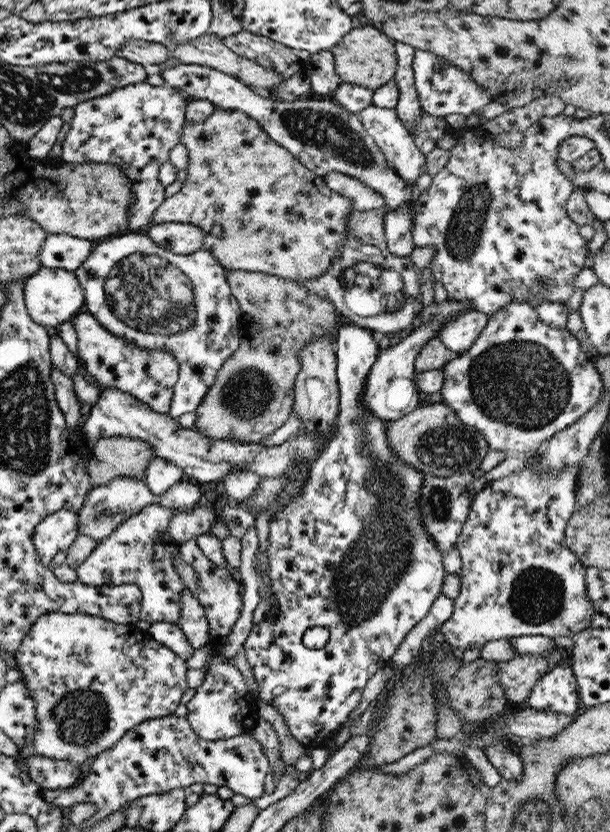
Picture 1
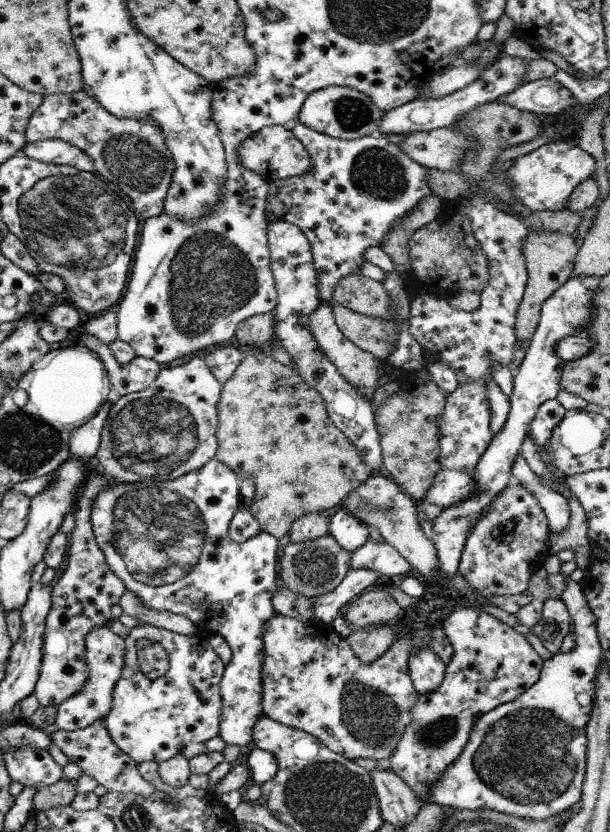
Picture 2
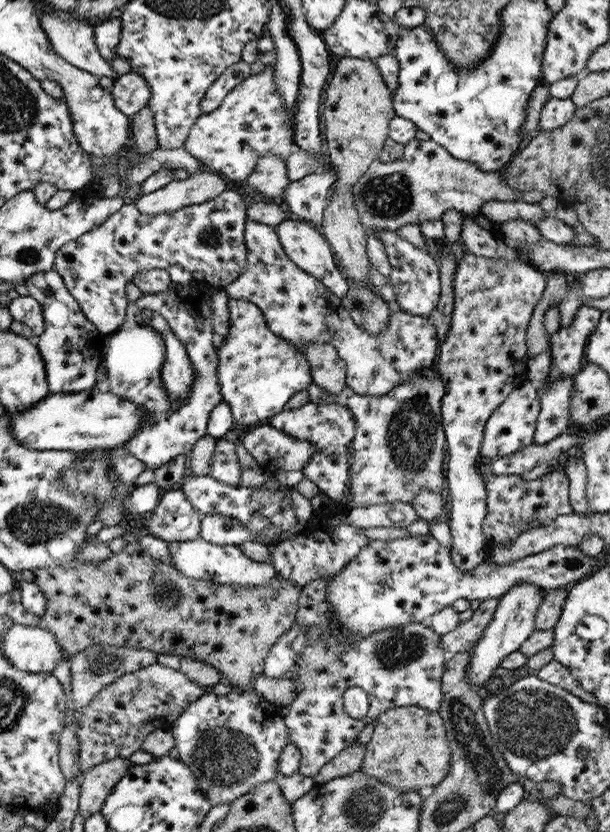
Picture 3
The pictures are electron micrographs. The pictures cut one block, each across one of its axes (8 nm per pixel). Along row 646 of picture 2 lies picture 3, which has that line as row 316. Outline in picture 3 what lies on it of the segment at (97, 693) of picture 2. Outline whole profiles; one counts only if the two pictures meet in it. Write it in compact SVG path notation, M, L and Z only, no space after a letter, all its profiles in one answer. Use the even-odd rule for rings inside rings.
M234 188L226 189L212 200L180 207L174 212L156 216L141 213L133 202L129 202L90 232L85 232L76 240L61 246L57 250L53 268L62 275L66 289L78 301L84 316L98 329L98 332L108 335L124 324L129 305L127 284L139 272L155 268L167 270L171 264L179 264L192 274L196 282L212 289L225 288L227 284L234 282L247 265L244 238L246 221L246 204Z

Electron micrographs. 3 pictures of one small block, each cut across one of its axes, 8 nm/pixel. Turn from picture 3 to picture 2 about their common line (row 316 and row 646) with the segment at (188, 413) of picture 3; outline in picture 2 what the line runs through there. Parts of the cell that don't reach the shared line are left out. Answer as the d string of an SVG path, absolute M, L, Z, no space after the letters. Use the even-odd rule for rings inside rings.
M142 623L132 628L124 640L126 645L124 666L121 678L116 681L113 688L112 706L105 718L106 728L116 746L136 764L146 761L160 764L180 754L188 743L203 743L218 735L222 706L220 683L225 664L208 642L208 634L201 630L192 635L178 634L150 623ZM142 638L159 642L166 649L170 663L166 675L151 680L144 676L138 667L136 651L138 641Z

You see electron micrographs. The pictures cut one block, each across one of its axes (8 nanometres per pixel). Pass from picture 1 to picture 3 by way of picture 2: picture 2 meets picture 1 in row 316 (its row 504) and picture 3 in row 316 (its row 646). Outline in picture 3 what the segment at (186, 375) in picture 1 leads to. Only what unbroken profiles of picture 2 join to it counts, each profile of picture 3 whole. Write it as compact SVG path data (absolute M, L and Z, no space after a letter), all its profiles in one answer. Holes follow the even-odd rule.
M229 300L229 334L216 341L217 379L223 401L228 403L233 421L259 425L282 412L292 395L312 383L311 365L302 351L282 336L276 336L265 321L263 312L246 300Z

